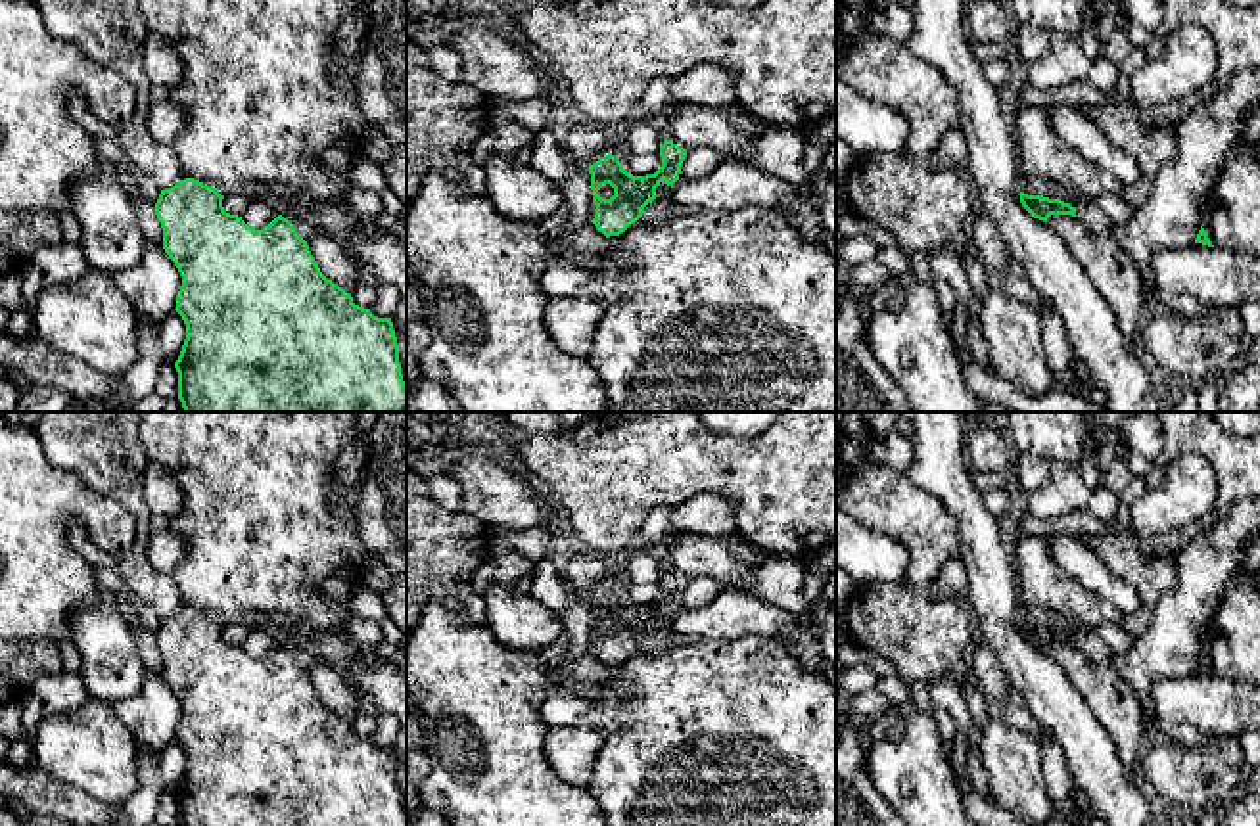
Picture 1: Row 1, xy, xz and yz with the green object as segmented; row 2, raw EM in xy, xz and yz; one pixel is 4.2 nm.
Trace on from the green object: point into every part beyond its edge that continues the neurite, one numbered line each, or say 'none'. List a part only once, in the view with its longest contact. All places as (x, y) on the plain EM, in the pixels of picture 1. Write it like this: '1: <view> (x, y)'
none

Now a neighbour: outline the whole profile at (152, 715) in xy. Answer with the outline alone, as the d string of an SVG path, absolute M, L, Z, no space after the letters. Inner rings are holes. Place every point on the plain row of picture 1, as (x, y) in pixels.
M163 669L146 671L142 690L134 698L111 703L115 715L132 732L138 751L161 757L176 738L182 705L163 678Z

